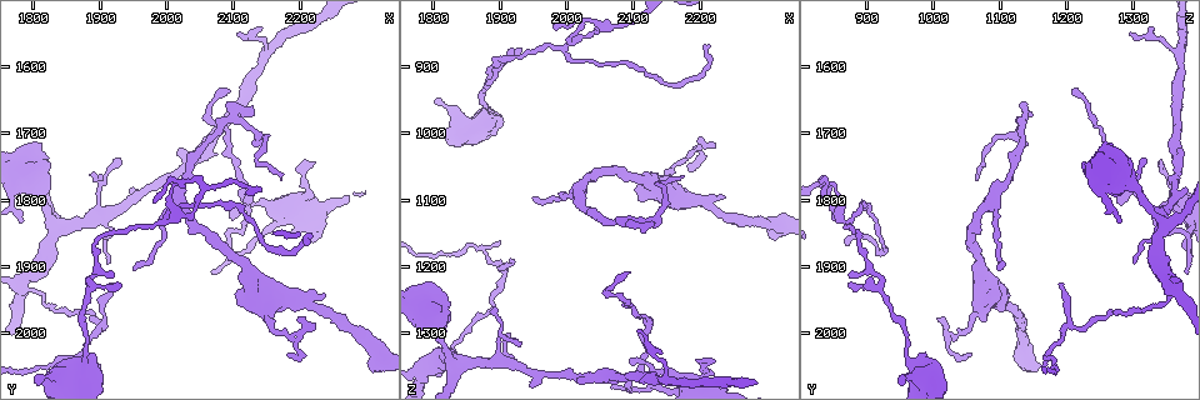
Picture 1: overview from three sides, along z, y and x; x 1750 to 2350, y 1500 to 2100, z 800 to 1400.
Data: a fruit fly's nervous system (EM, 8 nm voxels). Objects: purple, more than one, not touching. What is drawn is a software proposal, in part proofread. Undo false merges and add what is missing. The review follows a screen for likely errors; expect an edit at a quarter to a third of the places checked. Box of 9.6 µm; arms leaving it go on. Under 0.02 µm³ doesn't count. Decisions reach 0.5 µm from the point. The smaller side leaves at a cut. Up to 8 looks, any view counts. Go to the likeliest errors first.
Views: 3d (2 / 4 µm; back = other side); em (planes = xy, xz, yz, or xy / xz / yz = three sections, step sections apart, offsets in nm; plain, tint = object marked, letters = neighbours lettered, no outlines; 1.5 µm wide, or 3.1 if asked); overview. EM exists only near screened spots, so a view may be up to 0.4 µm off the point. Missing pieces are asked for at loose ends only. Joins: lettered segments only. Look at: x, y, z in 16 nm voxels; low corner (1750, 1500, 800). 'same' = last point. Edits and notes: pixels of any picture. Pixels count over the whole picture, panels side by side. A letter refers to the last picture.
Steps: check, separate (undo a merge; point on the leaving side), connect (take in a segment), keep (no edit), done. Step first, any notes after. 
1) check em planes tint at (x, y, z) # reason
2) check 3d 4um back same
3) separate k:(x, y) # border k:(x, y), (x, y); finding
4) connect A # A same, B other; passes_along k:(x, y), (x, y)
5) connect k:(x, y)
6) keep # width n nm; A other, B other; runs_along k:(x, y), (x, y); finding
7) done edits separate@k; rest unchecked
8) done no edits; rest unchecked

check em xy step 8 tint at (1895, 1765, 1260) # branch stops here

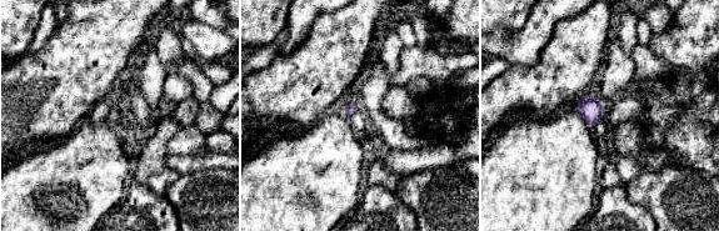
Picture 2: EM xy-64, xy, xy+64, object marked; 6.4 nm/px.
check em planes letters same

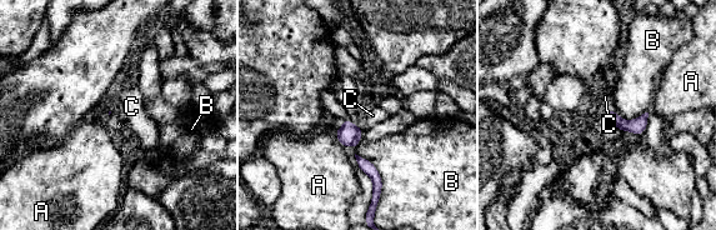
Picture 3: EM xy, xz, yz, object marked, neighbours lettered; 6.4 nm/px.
keep # A other, B other, C other; border 3:(611, 108), (602, 113); no lettered segment goes on from it

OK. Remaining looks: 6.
check 3d 4um back at (2130, 1720, 1145) # free end

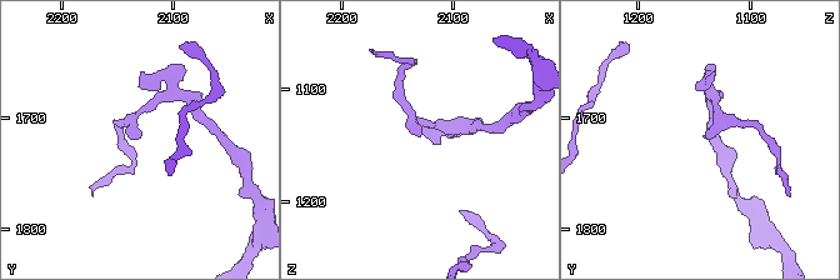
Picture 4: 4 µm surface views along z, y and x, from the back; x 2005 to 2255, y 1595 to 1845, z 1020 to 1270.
check em planes letters at (2128, 1718, 1140) # need the tissue

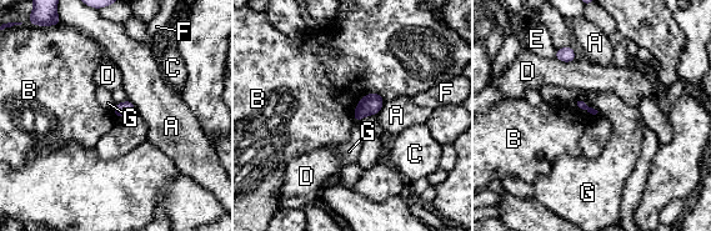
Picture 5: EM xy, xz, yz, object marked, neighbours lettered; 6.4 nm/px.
keep # A other, B other, C other, D other, E other, F other, G other; border 5:(379, 93), (357, 103), (354, 121); no lettered segment goes on from it

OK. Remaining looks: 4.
check 3d 4um at (2010, 1770, 840) # closes a loop

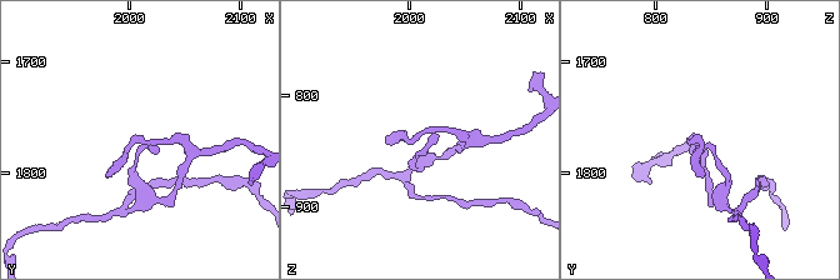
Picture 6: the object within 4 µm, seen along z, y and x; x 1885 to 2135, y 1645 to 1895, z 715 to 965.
check em yz step 4 letters at (2006, 1770, 846)

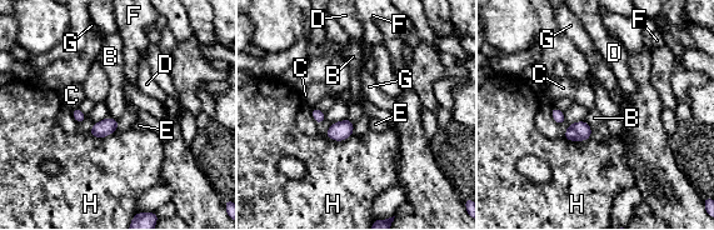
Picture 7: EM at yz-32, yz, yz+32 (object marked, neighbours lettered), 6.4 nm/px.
check em planes letters same

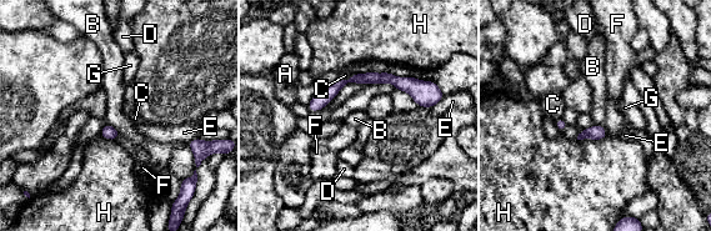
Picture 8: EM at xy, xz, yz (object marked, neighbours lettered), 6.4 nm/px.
keep # width 30 nm; longest_contact H 200 nm; A other, B other, C other, D other, E other, F other, G other, H other; one neuron here

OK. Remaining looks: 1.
done no edits; rest unchecked

